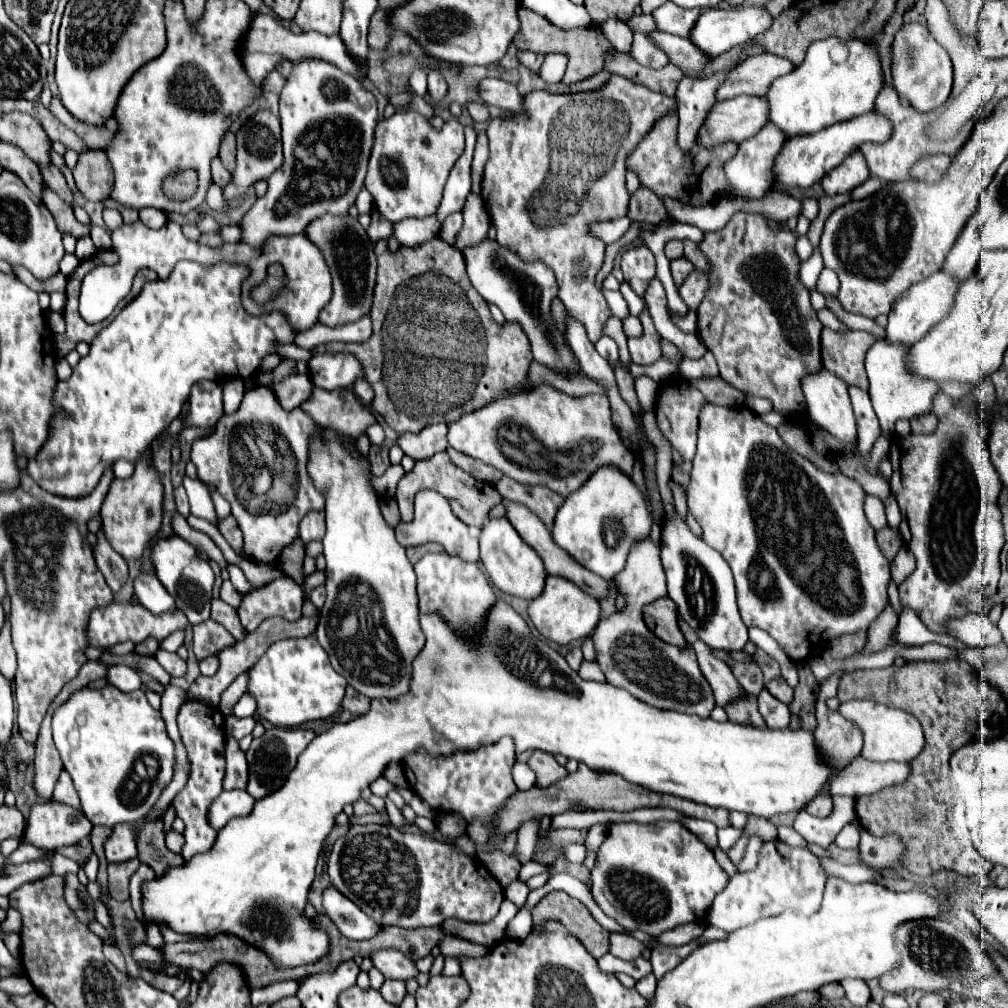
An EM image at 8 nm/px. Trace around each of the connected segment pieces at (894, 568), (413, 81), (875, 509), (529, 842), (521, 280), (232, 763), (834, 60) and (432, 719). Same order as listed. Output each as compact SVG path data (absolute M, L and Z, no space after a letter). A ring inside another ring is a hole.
M905 546L899 548L893 564L891 564L891 576L893 580L899 584L901 580L905 580L911 572L915 570L915 556L911 550L907 550Z
M413 72L413 76L409 78L409 88L415 96L425 96L427 94L427 76L425 72Z
M867 496L865 498L865 514L867 514L867 518L869 518L869 522L875 530L881 530L883 526L887 526L885 506L877 496Z
M531 818L531 820L525 820L517 828L517 832L519 832L519 846L515 848L515 852L517 852L521 864L525 864L533 857L540 822L541 818Z
M491 240L481 242L477 248L465 248L463 256L467 262L467 274L469 274L473 288L487 302L499 306L499 310L505 314L507 320L521 324L521 328L527 332L527 336L531 340L535 360L551 366L553 370L557 370L565 376L579 372L579 364L573 358L563 332L559 332L553 326L553 320L549 314L551 300L553 300L555 292L559 292L559 286L557 286L557 280L555 280L551 268L547 268L543 262L525 264L513 252L509 252L507 248L503 248Z
M227 736L225 742L225 756L227 756L227 774L223 780L225 790L235 790L235 788L245 788L247 786L247 760L245 752L239 748L239 742Z
M841 38L817 40L809 46L803 64L795 66L793 72L789 72L785 76L779 76L769 86L769 92L765 96L767 104L769 104L767 122L775 124L787 138L819 132L831 124L851 120L855 116L871 112L873 102L881 88L883 88L883 70L881 70L881 60L879 60L875 46L865 44L861 40L841 40Z
M497 600L497 604L493 604L493 608L489 610L489 614L487 614L489 624L481 630L481 638L477 638L477 636L471 638L471 636L463 636L463 634L455 632L455 628L451 624L447 626L447 620L443 620L443 616L439 616L439 612L421 614L419 620L421 620L421 628L423 628L423 634L425 634L427 642L419 650L419 656L415 656L415 660L411 664L413 666L413 670L411 670L411 692L407 692L407 696L401 696L397 700L375 698L375 700L371 700L369 712L365 712L363 716L357 716L355 720L349 720L349 722L337 722L327 732L315 736L313 742L309 744L309 748L299 756L297 766L291 770L289 778L285 780L283 788L279 788L279 792L271 792L271 796L265 796L263 800L257 800L255 808L251 810L249 816L233 818L225 828L221 828L213 848L207 854L193 856L183 866L171 868L171 870L165 872L165 876L147 882L143 886L143 912L145 912L147 922L155 922L155 924L167 922L177 932L195 932L195 934L211 934L211 936L225 932L225 934L239 936L241 940L245 940L245 942L261 948L263 952L267 952L277 966L301 966L301 964L319 960L321 956L327 954L329 938L327 938L327 934L323 930L311 928L309 920L303 918L303 908L305 908L305 900L307 900L307 890L309 890L309 886L311 886L311 882L315 878L315 866L317 866L317 858L319 858L319 852L321 852L321 844L329 836L329 832L333 830L335 816L339 812L343 812L345 804L355 804L361 798L361 790L369 788L373 780L383 776L383 772L385 772L385 768L389 764L403 762L405 756L415 754L415 750L419 750L419 748L425 748L425 752L429 756L453 756L455 752L469 752L469 750L475 750L475 748L481 748L481 746L487 746L487 744L495 744L503 736L511 736L515 740L517 752L539 748L539 750L543 750L547 754L553 754L553 756L561 754L565 758L573 758L577 762L583 762L583 764L587 764L593 770L607 770L607 772L619 774L625 780L631 780L631 784L639 784L643 788L651 788L653 792L675 794L675 796L683 796L683 798L695 800L699 804L719 806L719 808L727 808L727 810L739 810L739 812L753 814L753 816L759 816L759 818L771 818L773 814L791 812L791 810L803 810L807 806L807 802L811 802L819 794L821 786L827 782L827 776L833 774L833 770L827 768L821 762L821 756L817 754L817 748L815 748L815 742L813 742L813 734L807 732L807 730L797 730L797 732L793 732L789 728L787 730L771 730L771 728L761 730L761 728L749 728L749 726L743 726L743 724L735 724L735 722L719 724L719 722L715 722L711 718L699 718L699 716L689 716L689 714L681 714L681 712L659 710L655 706L643 704L641 700L633 698L627 690L615 688L615 686L611 686L607 682L585 682L585 680L581 680L577 676L577 672L569 668L567 660L557 650L553 650L543 638L537 638L531 632L531 628L527 626L527 622L505 600ZM547 670L551 670L551 674L557 672L559 674L559 682L553 682L549 686L541 686L539 678ZM257 910L265 910L265 914L277 914L279 916L279 926L275 926L275 932L271 928L263 928L261 924L255 924L253 914Z

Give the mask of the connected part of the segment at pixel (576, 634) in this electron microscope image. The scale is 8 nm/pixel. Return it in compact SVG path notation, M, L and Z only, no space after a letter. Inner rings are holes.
M547 576L545 590L541 596L531 600L529 604L529 618L537 626L537 630L557 642L557 644L569 644L571 640L581 640L587 638L593 628L597 626L601 616L601 604L595 596L589 596L583 592L575 582L563 578L563 576Z

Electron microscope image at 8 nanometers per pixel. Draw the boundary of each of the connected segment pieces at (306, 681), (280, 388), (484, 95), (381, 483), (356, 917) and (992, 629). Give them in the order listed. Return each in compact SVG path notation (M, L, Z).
M313 634L305 638L285 638L273 642L255 662L249 674L249 692L257 698L257 710L261 712L261 718L283 728L329 718L341 706L347 688L347 680L343 680L343 676L331 668L327 652L323 652L323 646Z
M291 374L275 384L275 394L285 410L293 410L305 402L313 392L313 380L309 374Z
M483 78L479 80L477 94L487 106L497 106L509 112L521 112L523 110L523 96L517 92L517 88L505 80L499 78Z
M391 464L383 476L373 476L373 482L371 482L371 484L377 486L377 490L379 490L381 496L393 498L393 494L395 494L395 486L397 486L397 482L401 480L403 474L405 474L405 470L403 470L401 464Z
M327 886L323 890L323 912L339 928L339 932L351 940L367 940L381 930L379 924L367 918L359 906L347 900L347 896L343 896L333 886Z
M973 612L973 614L967 614L967 616L959 618L959 620L951 620L949 622L949 634L953 634L957 640L961 640L961 642L965 642L969 646L999 646L999 644L1004 646L1003 638L999 636L997 624L991 622L987 614L975 614Z

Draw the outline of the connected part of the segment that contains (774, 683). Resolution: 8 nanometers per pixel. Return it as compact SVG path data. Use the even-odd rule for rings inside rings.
M773 678L773 680L769 680L767 690L769 690L777 700L781 700L781 702L785 702L785 704L789 704L791 698L793 698L793 690L789 688L789 684L787 684L783 678Z

